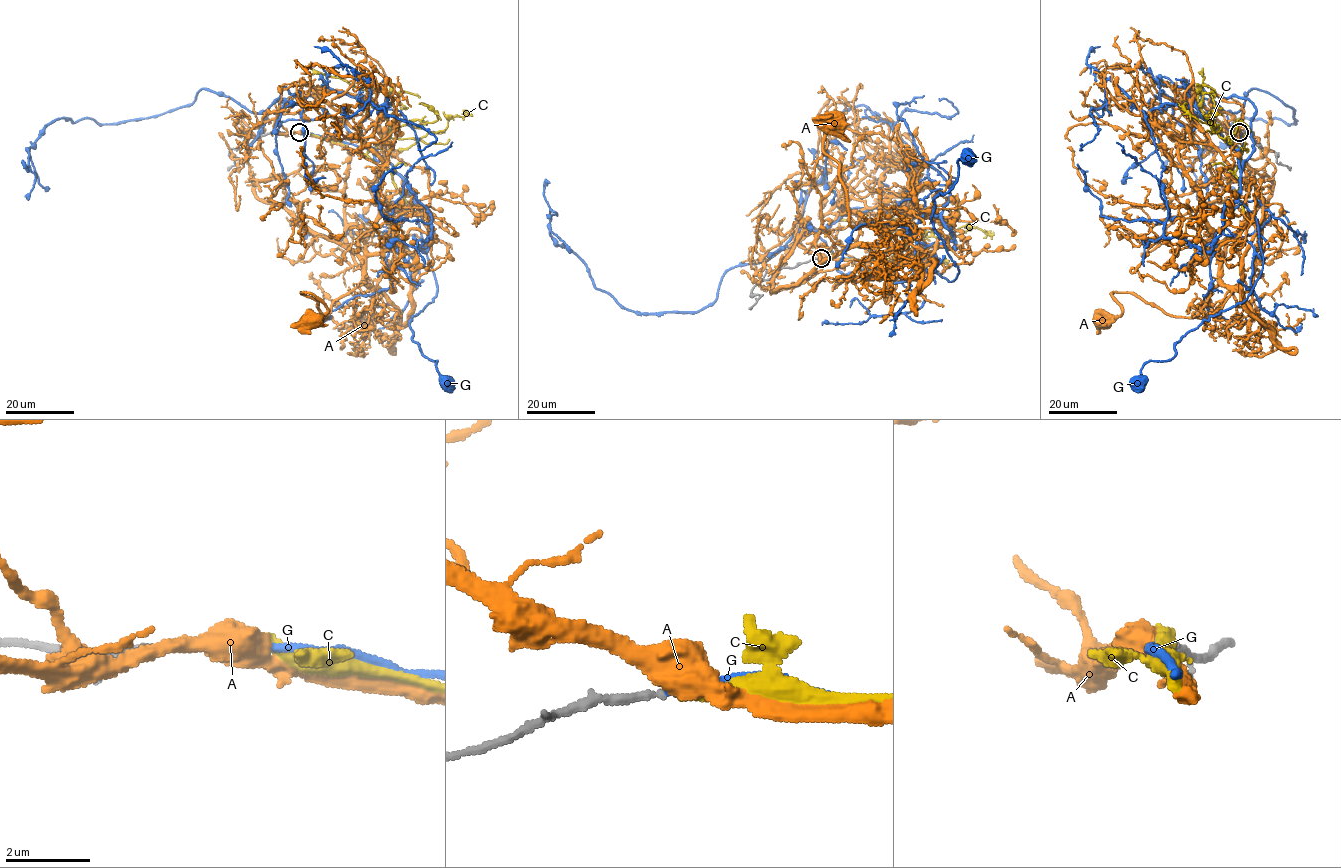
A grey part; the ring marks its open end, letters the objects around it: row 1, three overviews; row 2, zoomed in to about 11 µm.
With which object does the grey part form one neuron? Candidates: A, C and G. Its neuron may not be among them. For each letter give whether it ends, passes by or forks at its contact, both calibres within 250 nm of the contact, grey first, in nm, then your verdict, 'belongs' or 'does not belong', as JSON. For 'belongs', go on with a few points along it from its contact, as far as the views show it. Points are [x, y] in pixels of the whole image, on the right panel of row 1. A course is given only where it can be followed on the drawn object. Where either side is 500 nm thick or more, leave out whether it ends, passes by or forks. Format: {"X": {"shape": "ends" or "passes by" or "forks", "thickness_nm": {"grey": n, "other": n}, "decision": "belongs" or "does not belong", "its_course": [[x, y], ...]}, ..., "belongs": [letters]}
{"A": {"shape": "forks", "thickness_nm": {"grey": 180, "other": 440}, "decision": "does not belong"}, "C": {"shape": "ends", "thickness_nm": {"grey": 150, "other": 340}, "decision": "does not belong"}, "G": {"shape": "ends", "thickness_nm": {"grey": 180, "other": 180}, "decision": "belongs", "its_course": [[1239, 132], [1240, 203], [1256, 219], [1262, 271], [1242, 302], [1204, 320], [1170, 360], [1148, 361], [1139, 383]]}, "belongs": ["G"]}

